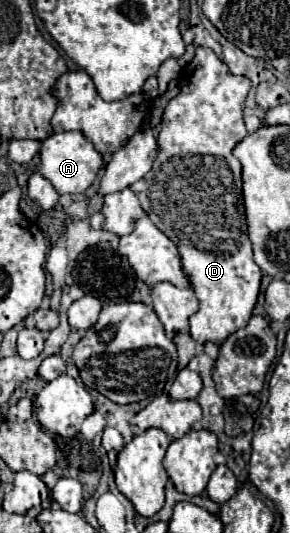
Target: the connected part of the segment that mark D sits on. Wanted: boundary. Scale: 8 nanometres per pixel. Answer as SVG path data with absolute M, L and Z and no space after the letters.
M198 47L196 57L188 65L194 65L194 73L180 87L180 93L168 101L162 115L162 131L158 135L160 151L154 167L130 189L140 199L152 223L174 241L180 251L182 269L200 301L200 309L190 317L190 335L200 343L222 343L230 333L248 325L262 281L262 271L252 257L252 241L244 215L242 169L240 161L232 155L234 147L248 135L242 121L242 103L250 91L250 79L232 75L208 47Z

